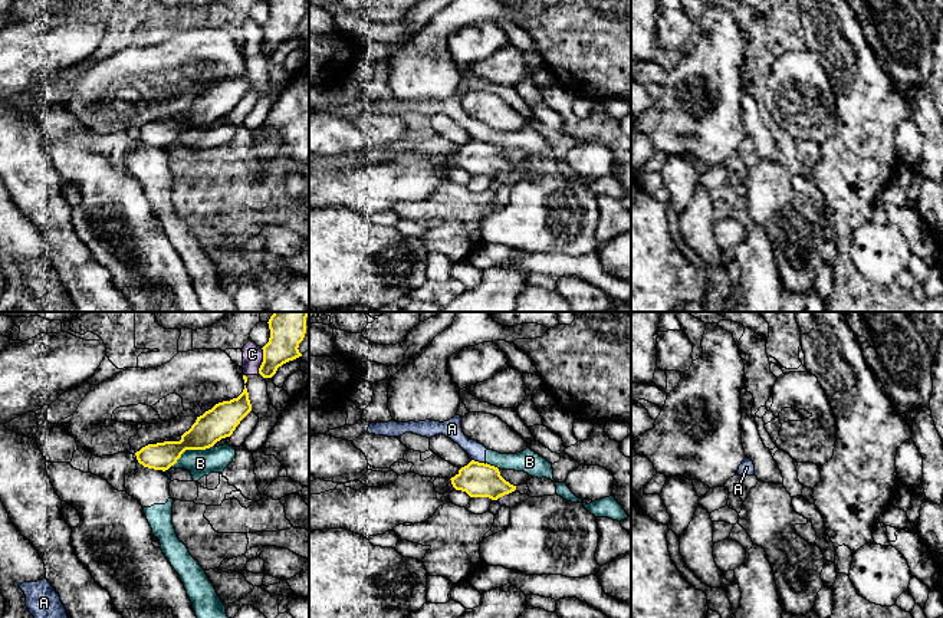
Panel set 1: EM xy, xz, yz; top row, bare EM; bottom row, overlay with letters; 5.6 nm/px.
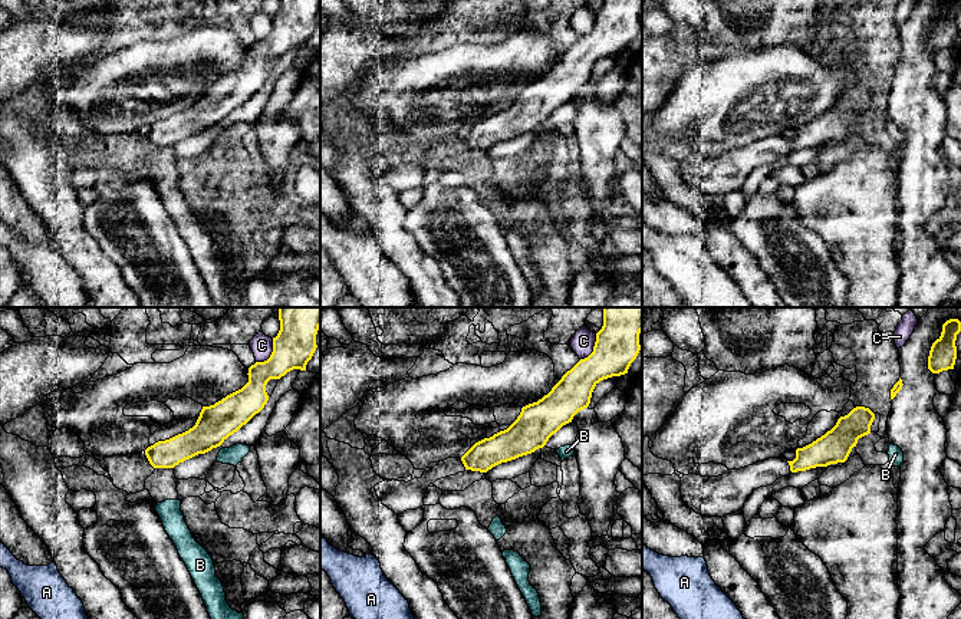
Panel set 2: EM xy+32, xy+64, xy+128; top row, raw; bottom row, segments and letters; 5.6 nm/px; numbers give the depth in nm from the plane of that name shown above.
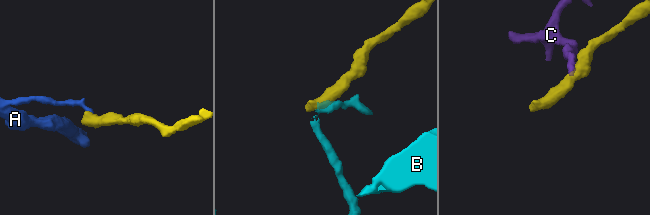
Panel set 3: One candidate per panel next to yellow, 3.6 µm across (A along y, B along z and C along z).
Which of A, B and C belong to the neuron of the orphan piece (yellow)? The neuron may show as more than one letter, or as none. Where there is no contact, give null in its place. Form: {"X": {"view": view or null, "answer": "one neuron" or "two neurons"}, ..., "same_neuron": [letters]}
{"A": {"view": "xz", "answer": "two neurons"}, "B": {"view": "xy", "answer": "two neurons"}, "C": {"view": "xy", "answer": "two neurons"}, "same_neuron": []}

